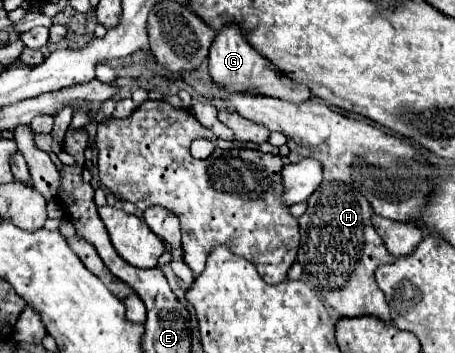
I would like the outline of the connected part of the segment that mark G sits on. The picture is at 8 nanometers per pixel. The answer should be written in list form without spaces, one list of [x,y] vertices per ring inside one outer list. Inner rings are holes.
[[[236,22],[222,26],[214,36],[214,42],[210,46],[210,76],[214,78],[214,82],[222,84],[228,90],[250,90],[250,92],[260,92],[282,100],[290,100],[290,102],[304,102],[312,96],[312,92],[306,86],[296,86],[294,80],[288,80],[282,72],[278,72],[272,66],[268,58],[256,52],[250,46],[250,42],[246,42],[246,36],[240,24]]]

